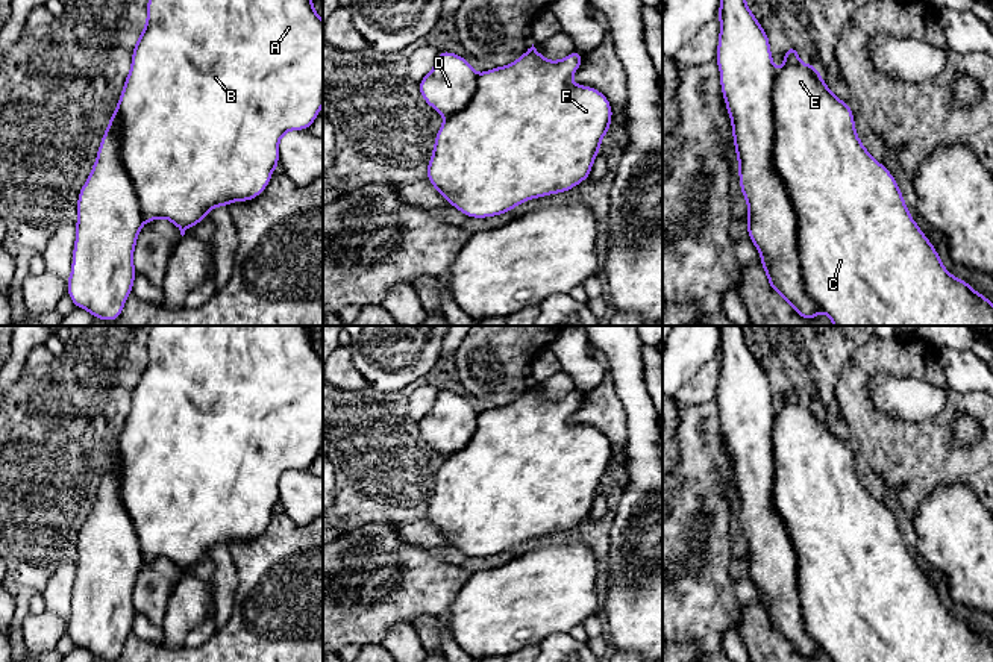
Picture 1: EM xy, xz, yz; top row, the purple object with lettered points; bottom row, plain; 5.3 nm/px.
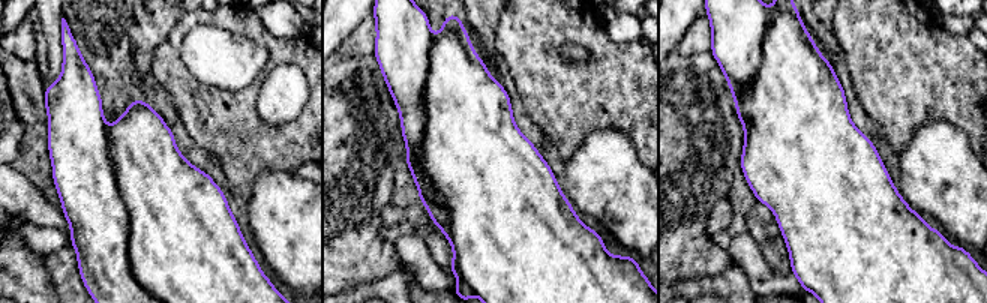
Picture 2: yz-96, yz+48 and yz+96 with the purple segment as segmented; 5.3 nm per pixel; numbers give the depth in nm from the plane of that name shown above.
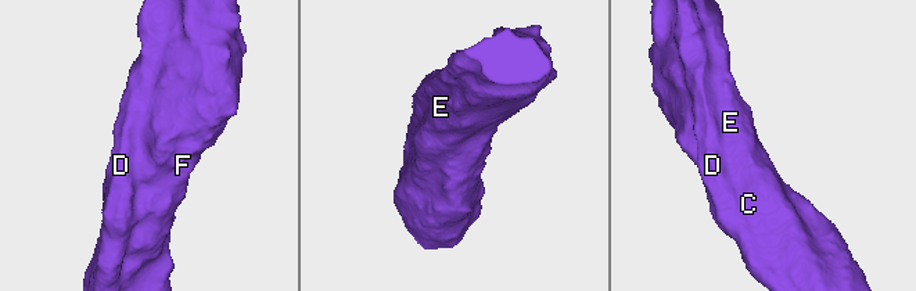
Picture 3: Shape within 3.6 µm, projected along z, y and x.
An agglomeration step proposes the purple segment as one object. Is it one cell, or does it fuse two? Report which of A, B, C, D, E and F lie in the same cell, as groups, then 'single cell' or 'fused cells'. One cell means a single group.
groups A B C D E F; single cell

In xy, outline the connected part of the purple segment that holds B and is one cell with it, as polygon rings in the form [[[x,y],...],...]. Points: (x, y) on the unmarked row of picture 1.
[[[152,326],[146,365],[135,382],[124,427],[102,476],[92,509],[77,535],[76,580],[71,614],[67,620],[67,632],[74,647],[82,647],[99,659],[118,659],[133,629],[136,614],[133,589],[143,564],[156,557],[167,557],[183,576],[186,568],[206,559],[208,551],[214,547],[227,547],[232,541],[256,538],[268,526],[273,511],[279,506],[280,477],[291,470],[308,470],[320,454],[321,444],[323,359],[317,354],[306,326]]]

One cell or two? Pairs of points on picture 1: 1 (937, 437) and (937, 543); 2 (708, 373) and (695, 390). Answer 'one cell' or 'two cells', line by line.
1: two cells
2: one cell

